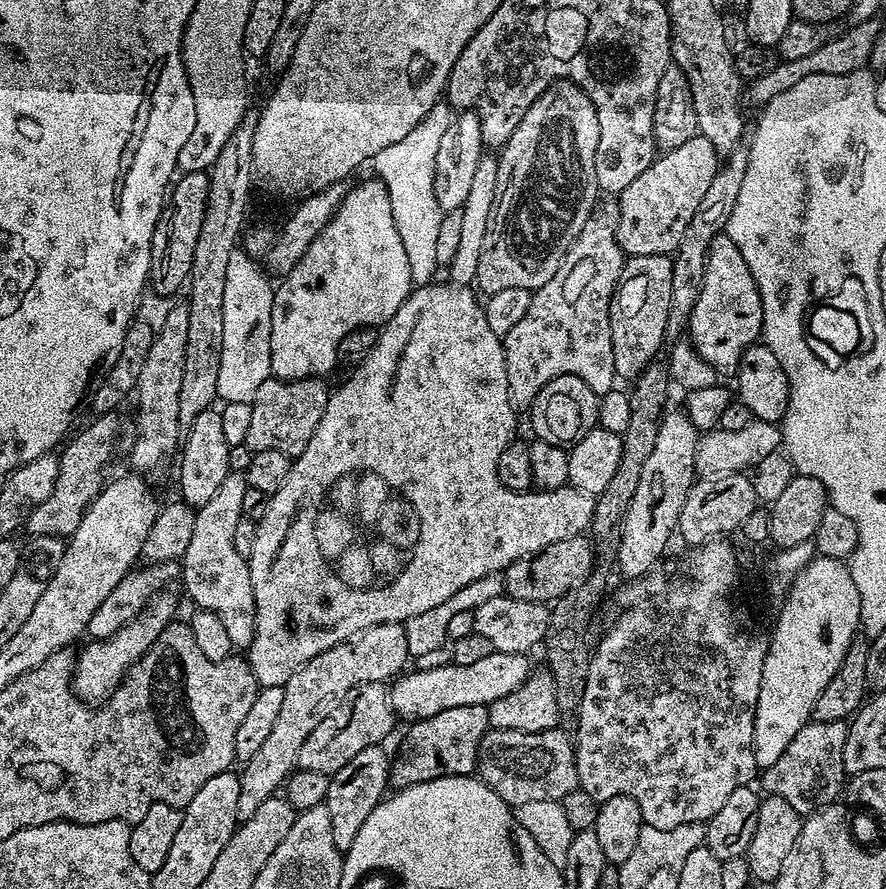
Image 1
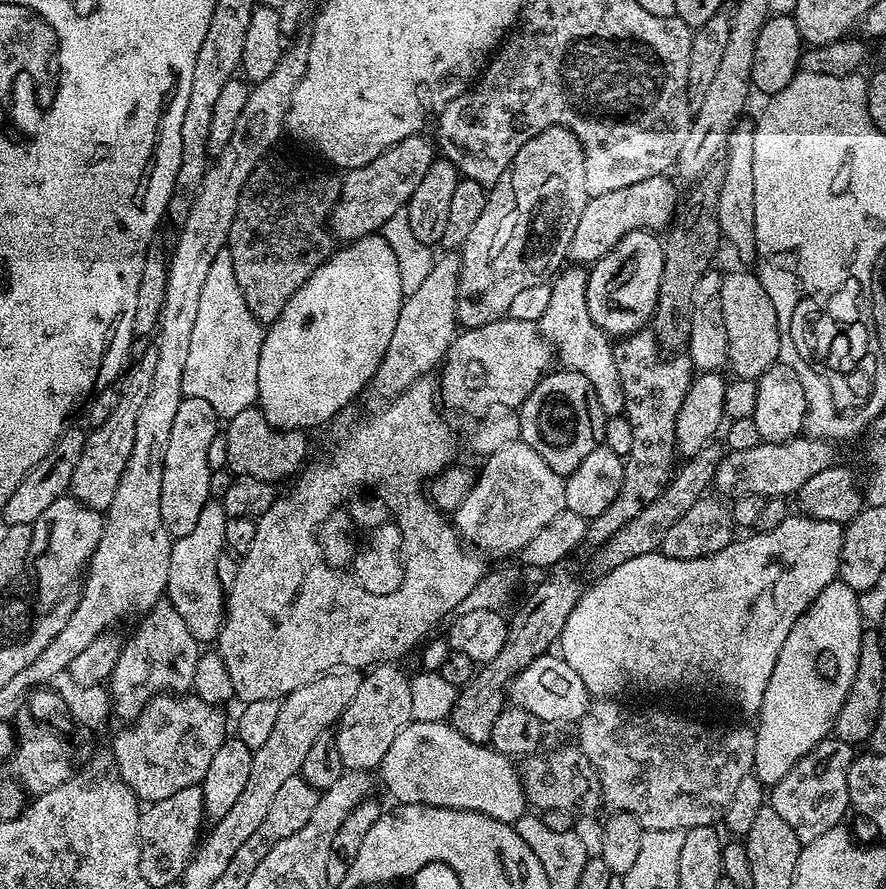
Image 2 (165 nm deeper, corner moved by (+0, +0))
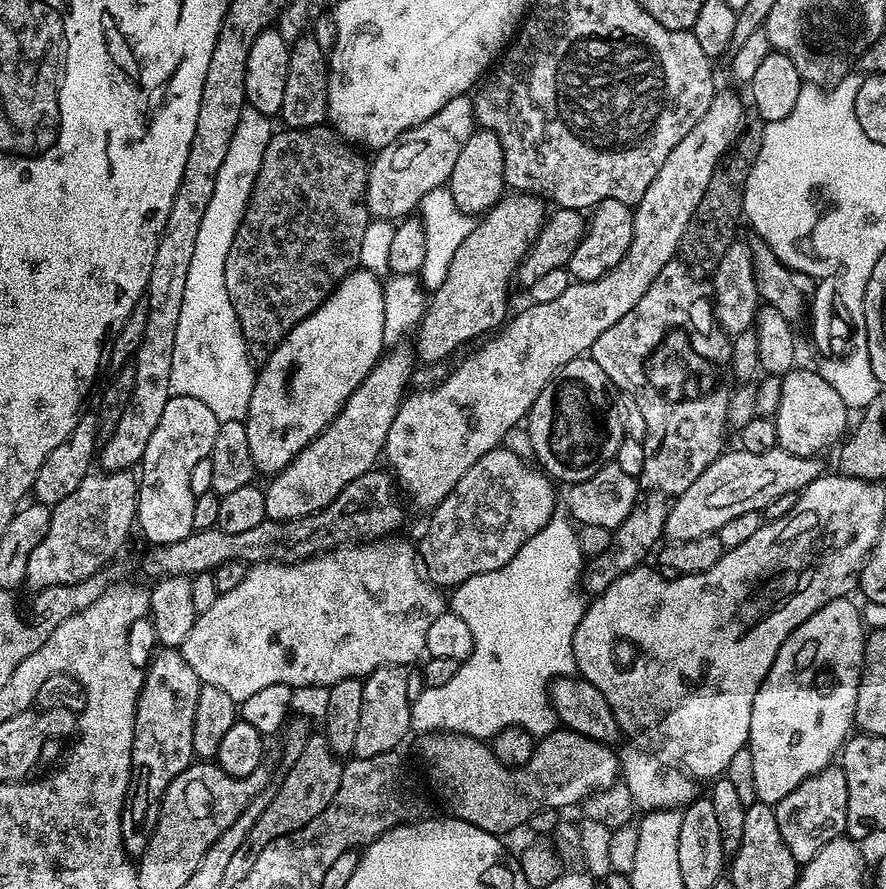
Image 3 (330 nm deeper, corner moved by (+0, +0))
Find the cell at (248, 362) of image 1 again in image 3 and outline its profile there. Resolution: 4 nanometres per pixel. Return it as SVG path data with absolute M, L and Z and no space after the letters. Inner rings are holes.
M244 107L238 130L230 138L226 159L214 178L214 198L206 206L194 259L186 277L186 295L182 298L182 314L178 314L178 334L174 334L174 366L170 366L170 386L173 396L198 398L221 422L244 420L256 385L254 361L248 354L248 343L240 329L230 294L226 294L226 254L234 242L248 199L262 166L262 154L270 146L273 121L258 110Z

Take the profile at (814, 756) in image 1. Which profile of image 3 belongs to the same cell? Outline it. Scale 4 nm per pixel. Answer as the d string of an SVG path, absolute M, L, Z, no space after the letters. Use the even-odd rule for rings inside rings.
M839 766L823 768L802 782L786 798L775 804L778 830L782 830L782 842L790 846L790 854L794 854L797 865L803 866L836 836L846 832L846 774Z

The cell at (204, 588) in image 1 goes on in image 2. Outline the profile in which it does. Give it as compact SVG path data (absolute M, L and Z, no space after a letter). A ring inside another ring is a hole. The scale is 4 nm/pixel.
M210 502L202 506L202 515L198 517L198 523L194 525L194 530L190 534L175 537L172 553L170 554L170 570L168 571L168 587L166 589L166 599L182 614L182 622L190 626L190 634L201 642L207 640L215 641L220 634L220 626L224 623L226 615L226 588L220 585L220 572L216 567L220 564L220 551L225 551L226 524L228 516L224 512L223 503Z

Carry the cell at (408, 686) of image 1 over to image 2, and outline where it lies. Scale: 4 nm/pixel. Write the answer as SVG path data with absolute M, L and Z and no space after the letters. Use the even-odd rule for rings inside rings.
M549 654L530 662L513 678L507 689L511 703L517 708L534 714L545 725L552 726L561 720L564 724L575 725L588 713L590 697L582 678L559 655Z

